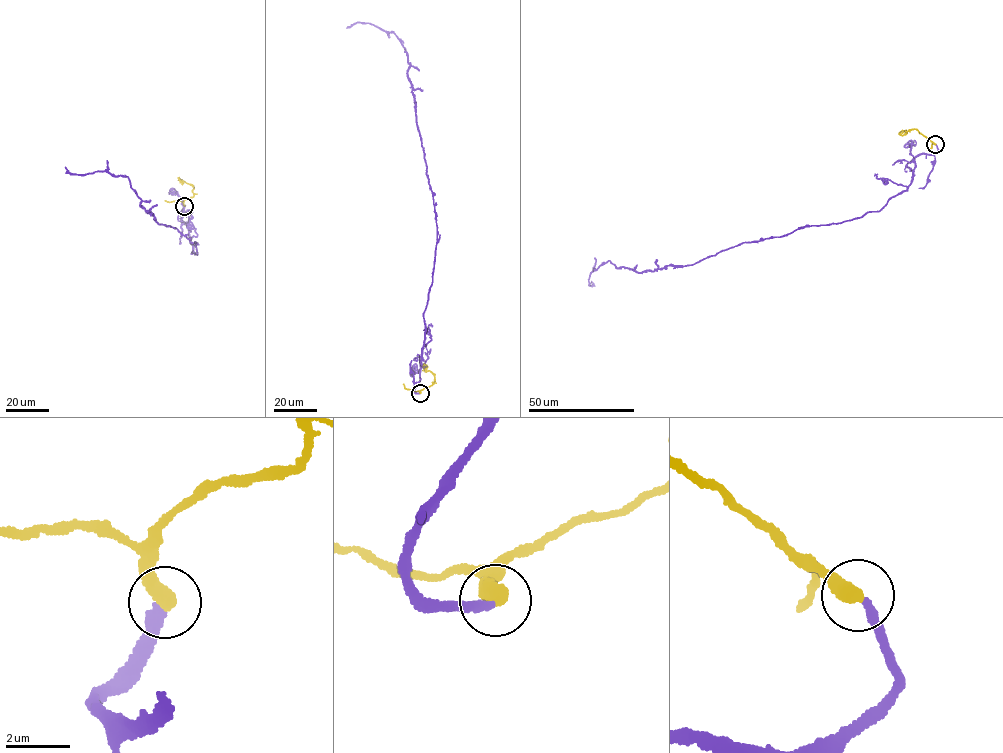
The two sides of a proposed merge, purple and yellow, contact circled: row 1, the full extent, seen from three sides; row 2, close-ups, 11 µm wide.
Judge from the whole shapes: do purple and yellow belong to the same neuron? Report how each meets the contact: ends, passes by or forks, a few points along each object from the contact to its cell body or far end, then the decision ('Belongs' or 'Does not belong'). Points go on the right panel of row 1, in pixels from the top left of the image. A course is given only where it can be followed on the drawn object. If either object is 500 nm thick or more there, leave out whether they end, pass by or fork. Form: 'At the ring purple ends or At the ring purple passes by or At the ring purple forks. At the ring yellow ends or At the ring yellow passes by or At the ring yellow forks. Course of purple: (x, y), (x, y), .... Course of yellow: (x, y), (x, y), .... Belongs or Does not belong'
Course of purple: (935, 144), (915, 158), (908, 189), (879, 210), (743, 242), (691, 265), (636, 272), (609, 261), (591, 281). Course of yellow: (935, 144), (917, 129), (903, 132). Belongs

